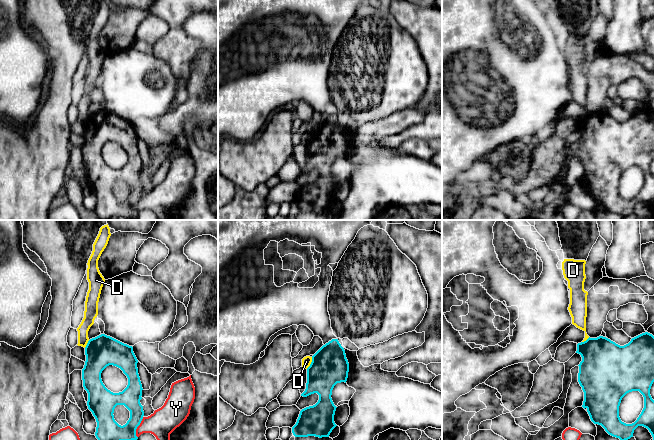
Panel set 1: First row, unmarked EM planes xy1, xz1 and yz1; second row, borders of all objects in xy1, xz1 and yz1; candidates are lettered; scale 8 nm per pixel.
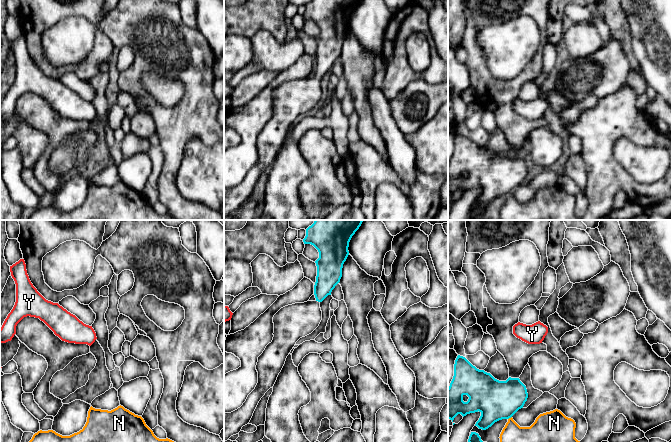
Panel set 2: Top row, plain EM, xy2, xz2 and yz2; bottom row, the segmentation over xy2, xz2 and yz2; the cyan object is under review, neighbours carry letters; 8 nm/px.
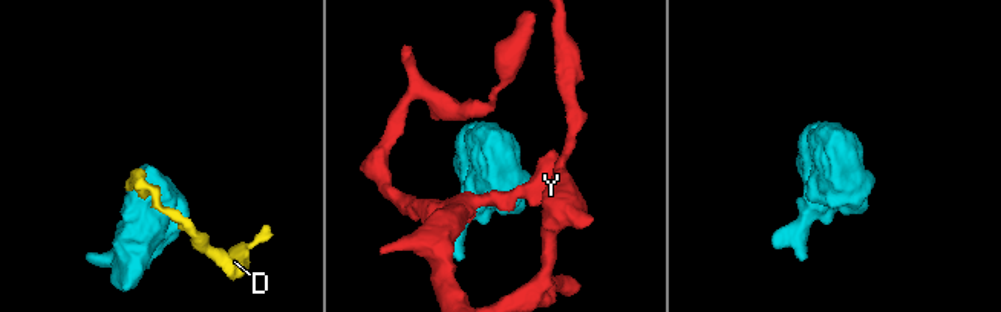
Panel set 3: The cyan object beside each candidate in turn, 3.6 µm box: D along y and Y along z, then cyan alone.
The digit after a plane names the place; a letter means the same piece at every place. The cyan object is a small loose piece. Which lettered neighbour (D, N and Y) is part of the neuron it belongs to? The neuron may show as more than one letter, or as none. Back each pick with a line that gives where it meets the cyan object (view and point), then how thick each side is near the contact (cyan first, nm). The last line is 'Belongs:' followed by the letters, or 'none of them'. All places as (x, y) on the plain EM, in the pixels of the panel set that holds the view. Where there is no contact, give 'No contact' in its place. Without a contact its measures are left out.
Belongs: none of them

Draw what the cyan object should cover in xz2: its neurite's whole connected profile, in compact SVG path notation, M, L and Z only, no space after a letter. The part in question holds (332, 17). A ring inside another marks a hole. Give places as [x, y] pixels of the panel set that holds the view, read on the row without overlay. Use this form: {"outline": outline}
{"outline": "M312 0L306 5L304 20L313 21L319 28L319 34L315 37L316 76L285 82L274 91L274 113L258 133L258 159L255 165L240 184L231 189L224 188L224 218L250 198L259 177L274 162L296 118L319 102L322 96L320 79L331 71L340 58L343 40L349 31L349 18L360 2L361 0Z"}

